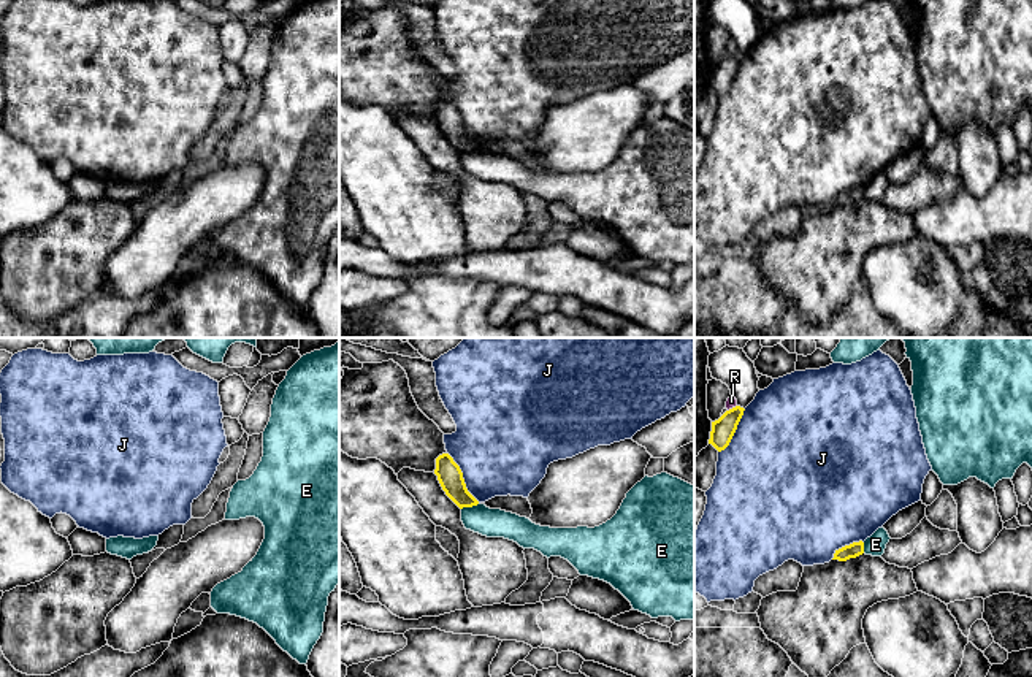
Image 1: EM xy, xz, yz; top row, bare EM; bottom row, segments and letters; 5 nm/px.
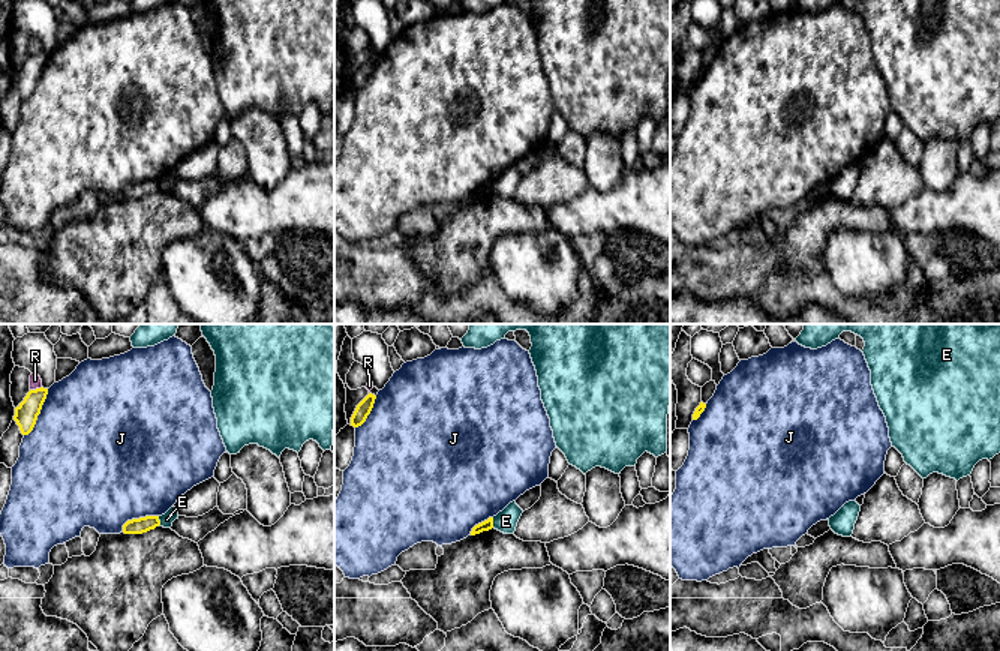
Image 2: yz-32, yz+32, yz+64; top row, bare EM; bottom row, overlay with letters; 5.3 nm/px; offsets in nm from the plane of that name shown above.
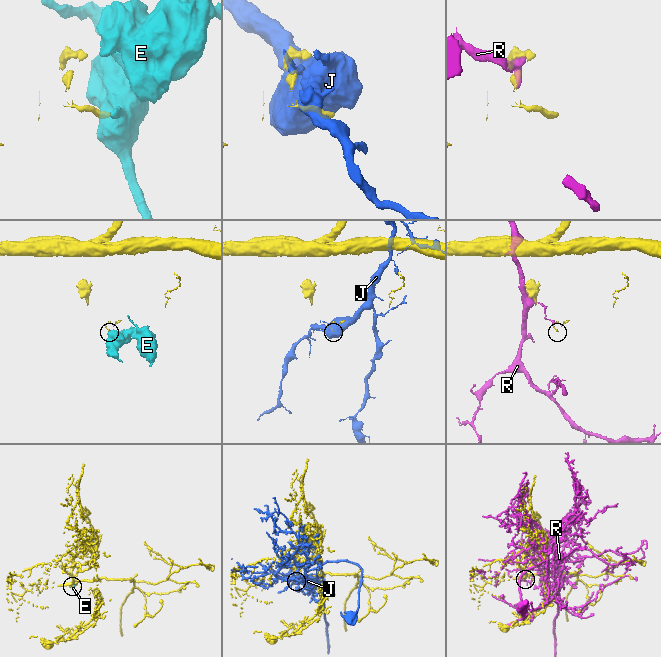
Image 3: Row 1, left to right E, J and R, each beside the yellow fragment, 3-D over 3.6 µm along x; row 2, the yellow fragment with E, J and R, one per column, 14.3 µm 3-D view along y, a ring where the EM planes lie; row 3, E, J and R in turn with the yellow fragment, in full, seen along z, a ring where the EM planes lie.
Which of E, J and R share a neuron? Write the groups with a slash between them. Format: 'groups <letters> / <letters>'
groups E / J / R

